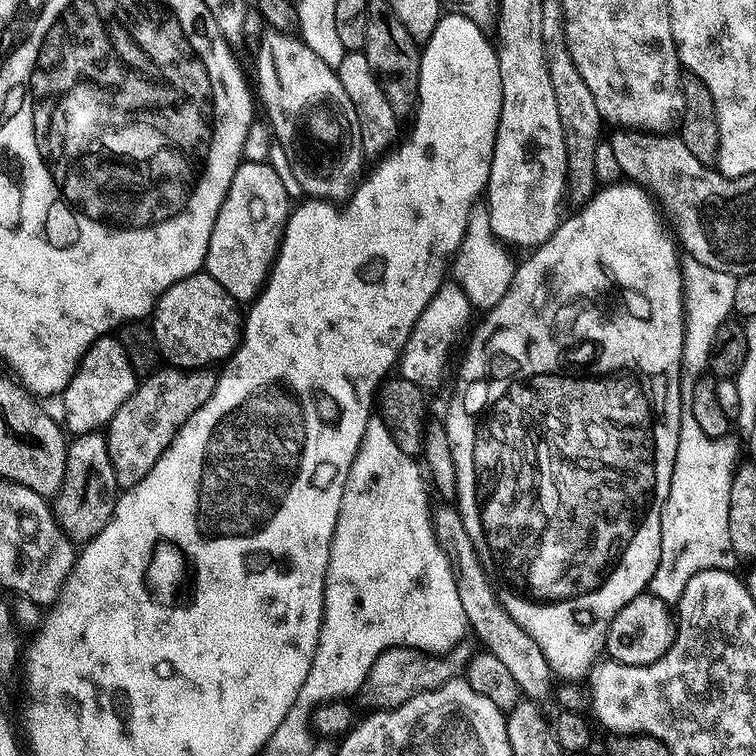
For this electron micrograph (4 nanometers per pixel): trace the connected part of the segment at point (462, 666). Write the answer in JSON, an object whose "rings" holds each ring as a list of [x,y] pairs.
{"rings":[[[471,639],[459,640],[448,652],[423,652],[420,648],[401,646],[387,648],[383,654],[375,657],[372,664],[366,668],[362,697],[376,710],[396,708],[402,702],[414,698],[419,692],[429,692],[446,682],[457,679],[467,669],[478,648],[470,642]]]}

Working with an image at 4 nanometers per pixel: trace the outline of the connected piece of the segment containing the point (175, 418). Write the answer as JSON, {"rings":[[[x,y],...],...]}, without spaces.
{"rings":[[[160,366],[149,376],[143,377],[136,388],[118,406],[118,414],[106,425],[108,453],[114,466],[117,489],[133,488],[154,470],[154,462],[174,442],[178,430],[194,410],[198,410],[214,394],[218,376],[211,367],[177,368]]]}

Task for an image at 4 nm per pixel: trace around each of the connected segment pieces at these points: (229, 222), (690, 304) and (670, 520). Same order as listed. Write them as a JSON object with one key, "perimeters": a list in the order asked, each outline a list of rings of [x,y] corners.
{"perimeters":[[[[248,160],[241,162],[230,182],[230,190],[226,190],[222,210],[218,210],[218,218],[214,218],[214,230],[210,234],[203,271],[208,272],[210,278],[214,278],[214,282],[218,282],[218,286],[222,286],[222,290],[226,290],[226,294],[230,294],[237,302],[255,300],[268,273],[272,271],[276,251],[280,249],[280,240],[284,237],[289,211],[290,197],[286,194],[286,186],[282,186],[282,178],[278,178],[272,165]]],[[[691,258],[683,261],[682,271],[684,274],[684,345],[680,359],[680,394],[681,397],[691,398],[698,377],[702,370],[707,369],[710,346],[714,346],[714,334],[718,334],[718,330],[722,325],[729,323],[733,315],[736,277],[722,270],[714,270],[710,266],[702,266],[702,262]]],[[[690,406],[681,407],[680,429],[678,430],[678,450],[674,458],[674,470],[670,478],[670,494],[662,510],[662,546],[658,558],[658,570],[654,570],[654,578],[650,578],[647,591],[657,596],[663,604],[679,605],[682,594],[694,578],[702,570],[711,568],[735,569],[738,563],[736,551],[730,542],[730,482],[736,473],[738,457],[736,444],[731,435],[714,440],[702,434],[698,422],[694,418],[694,410]]]]}

